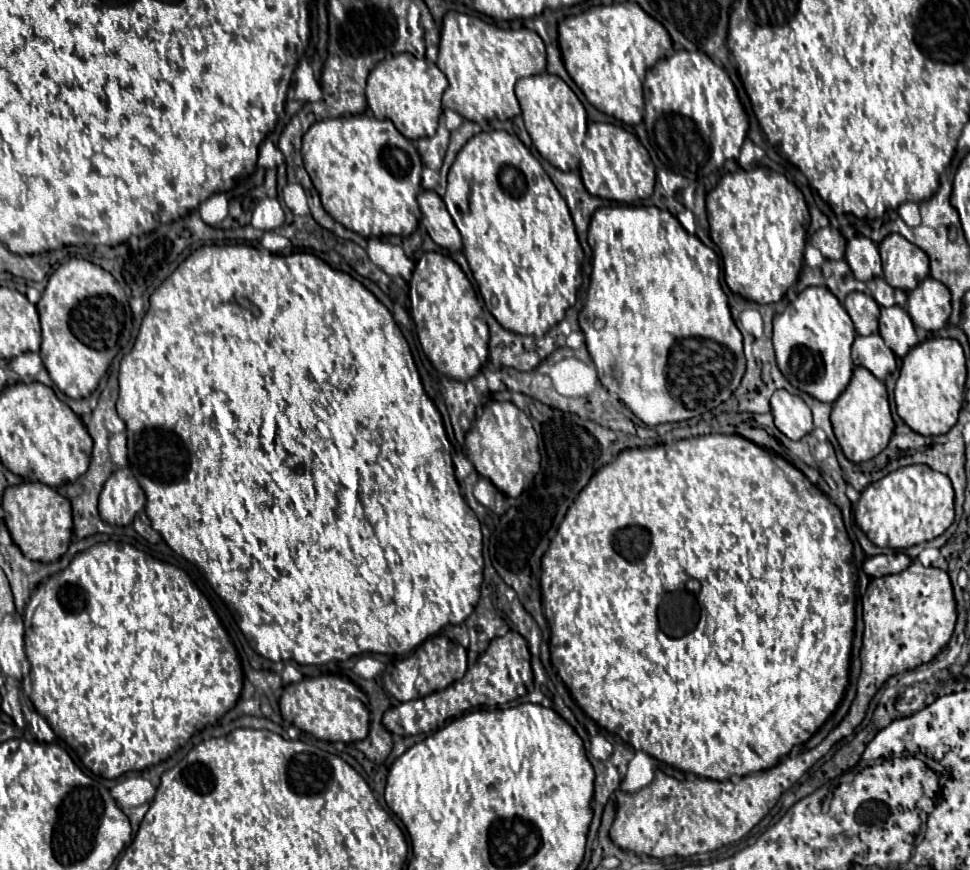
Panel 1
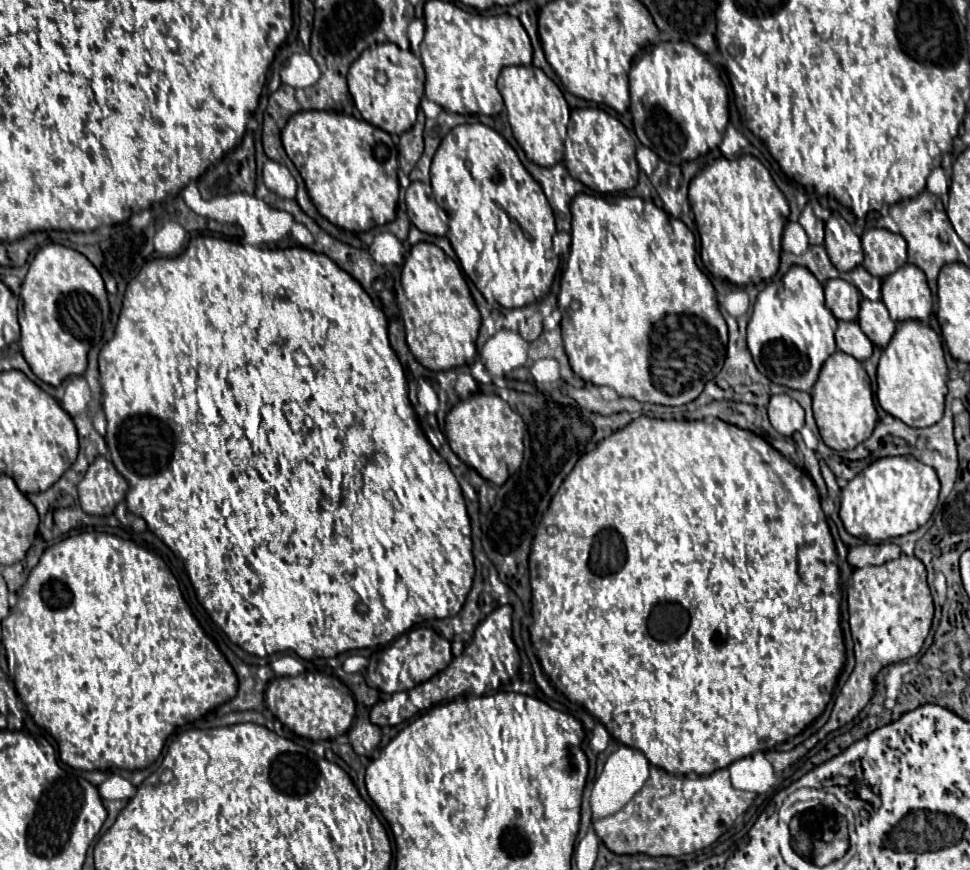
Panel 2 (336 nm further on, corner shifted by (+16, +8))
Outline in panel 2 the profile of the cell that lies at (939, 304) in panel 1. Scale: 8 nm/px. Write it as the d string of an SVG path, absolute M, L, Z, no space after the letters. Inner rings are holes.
M902 265L882 281L882 301L894 321L926 319L932 311L932 293L924 271L916 265Z

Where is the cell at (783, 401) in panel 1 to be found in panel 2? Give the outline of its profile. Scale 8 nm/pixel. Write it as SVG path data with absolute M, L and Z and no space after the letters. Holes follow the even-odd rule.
M772 395L770 405L768 405L768 417L772 427L780 435L794 435L804 427L804 409L800 407L798 401L794 401L788 395Z

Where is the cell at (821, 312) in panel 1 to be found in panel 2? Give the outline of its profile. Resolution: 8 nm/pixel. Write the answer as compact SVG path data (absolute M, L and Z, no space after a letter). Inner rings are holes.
M800 265L790 267L782 285L768 285L756 297L748 321L748 349L762 375L776 385L810 391L818 379L822 363L836 351L836 317L824 303L824 289L818 279Z

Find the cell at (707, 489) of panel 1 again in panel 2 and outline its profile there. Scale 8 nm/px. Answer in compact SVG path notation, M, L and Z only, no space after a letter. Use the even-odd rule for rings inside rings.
M638 417L634 419L630 425L626 425L624 429L618 429L616 433L612 433L610 437L606 437L602 443L598 443L598 447L590 453L586 453L578 459L578 463L574 465L572 473L562 481L556 497L550 501L548 511L544 513L540 527L534 535L534 543L532 543L532 551L530 551L530 585L532 585L532 617L534 623L530 627L530 637L532 637L532 645L538 651L538 659L542 663L544 673L550 677L552 685L562 691L570 701L576 701L580 705L584 705L594 717L600 719L600 723L608 729L608 733L618 739L620 743L642 751L650 763L654 763L656 767L674 773L674 775L688 775L688 773L696 773L696 775L704 775L704 773L712 773L716 769L724 769L730 763L754 755L756 751L768 751L778 743L784 743L788 737L796 737L806 725L810 725L826 707L826 703L832 699L834 687L836 687L836 679L846 663L846 647L844 647L844 639L842 639L842 629L840 629L840 587L839 587L839 570L838 555L836 555L836 547L826 523L826 515L822 513L820 507L820 495L818 489L814 485L814 481L810 479L808 473L804 473L802 469L798 469L790 459L782 457L772 445L758 435L754 435L752 431L744 431L736 425L724 423L720 419L714 419L712 423L708 421L664 421L664 419L650 419L650 417Z

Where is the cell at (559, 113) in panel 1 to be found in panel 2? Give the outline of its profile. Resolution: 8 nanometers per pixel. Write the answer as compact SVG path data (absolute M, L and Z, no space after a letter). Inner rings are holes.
M532 65L507 66L498 77L498 91L502 93L510 127L518 145L524 149L526 157L542 167L552 167L558 161L558 149L562 147L554 119L546 113L546 95L560 95L560 91L548 91L554 85L543 71Z

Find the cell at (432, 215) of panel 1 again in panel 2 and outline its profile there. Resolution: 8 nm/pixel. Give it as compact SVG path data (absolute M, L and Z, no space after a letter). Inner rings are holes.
M412 181L406 189L406 207L410 221L428 235L444 235L448 227L438 217L438 205L432 195L432 187L420 181Z

